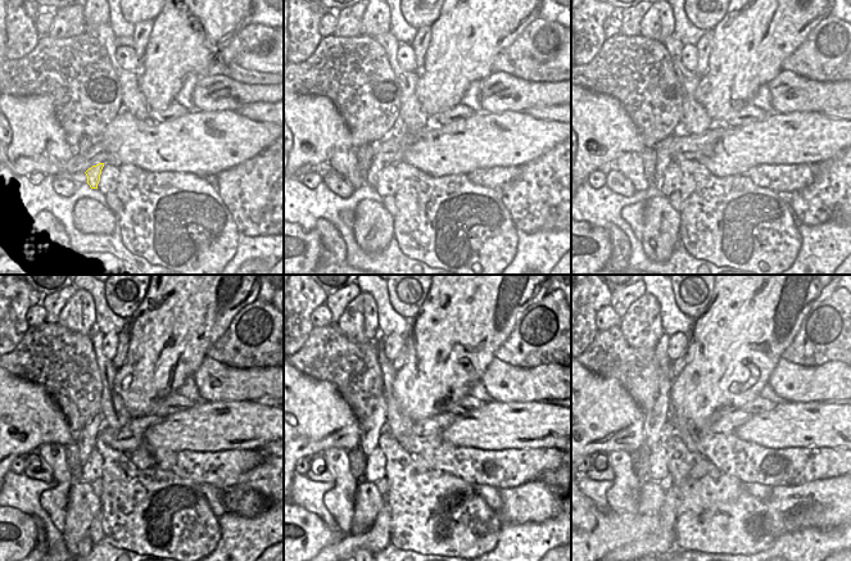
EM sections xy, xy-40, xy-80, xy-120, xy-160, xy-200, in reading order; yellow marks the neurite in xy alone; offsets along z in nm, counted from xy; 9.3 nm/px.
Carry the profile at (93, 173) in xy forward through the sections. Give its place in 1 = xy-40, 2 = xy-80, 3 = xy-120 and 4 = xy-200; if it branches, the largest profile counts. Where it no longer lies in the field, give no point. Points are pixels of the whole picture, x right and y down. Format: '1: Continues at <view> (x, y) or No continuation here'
1: Continues at xy-40 (375, 167)
2: Continues at xy-80 (662, 149)
3: Continues at xy-120 (85, 439)
4: Continues at xy-200 (653, 420)

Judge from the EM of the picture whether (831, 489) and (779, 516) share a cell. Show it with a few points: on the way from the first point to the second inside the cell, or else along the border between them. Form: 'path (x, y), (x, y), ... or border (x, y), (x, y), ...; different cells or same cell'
path (818, 492), (810, 492), (792, 506); same cell

